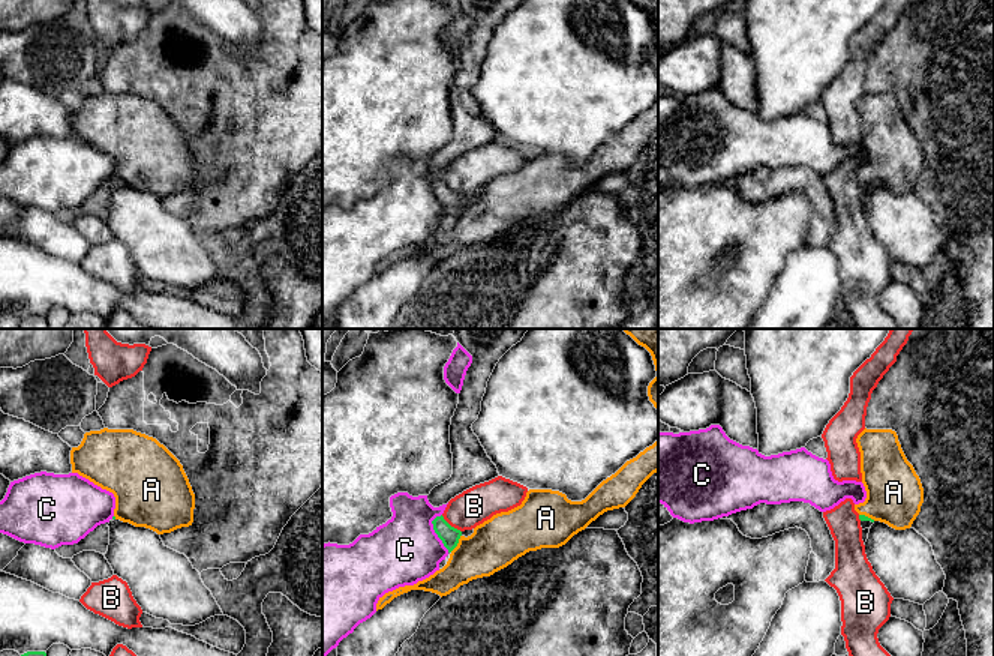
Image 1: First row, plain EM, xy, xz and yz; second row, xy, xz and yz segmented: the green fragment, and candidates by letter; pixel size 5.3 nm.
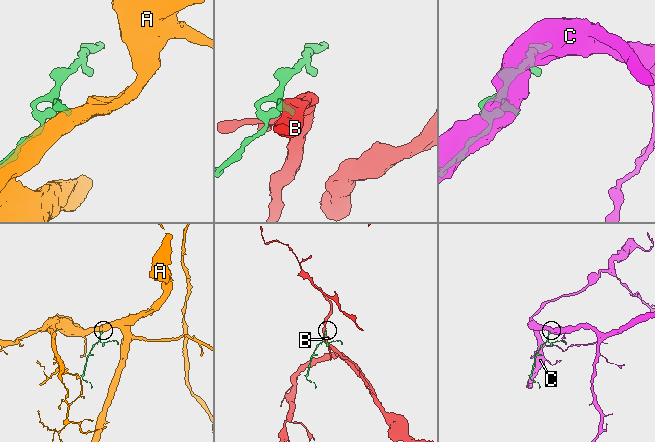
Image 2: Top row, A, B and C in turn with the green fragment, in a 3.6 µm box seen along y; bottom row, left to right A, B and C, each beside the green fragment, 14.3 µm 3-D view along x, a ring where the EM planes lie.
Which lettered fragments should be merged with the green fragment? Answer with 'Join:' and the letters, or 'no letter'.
Join: A

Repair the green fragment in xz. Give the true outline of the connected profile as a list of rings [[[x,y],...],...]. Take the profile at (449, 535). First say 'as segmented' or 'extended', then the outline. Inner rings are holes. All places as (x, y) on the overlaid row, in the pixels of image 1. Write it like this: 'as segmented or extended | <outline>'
extended | [[[658,441],[627,461],[582,501],[571,501],[559,491],[529,489],[520,506],[493,515],[468,537],[442,515],[436,516],[432,524],[450,552],[447,564],[414,585],[385,593],[376,611],[411,590],[447,596],[472,579],[493,575],[529,551],[559,548],[604,512],[625,507],[657,471]]]

